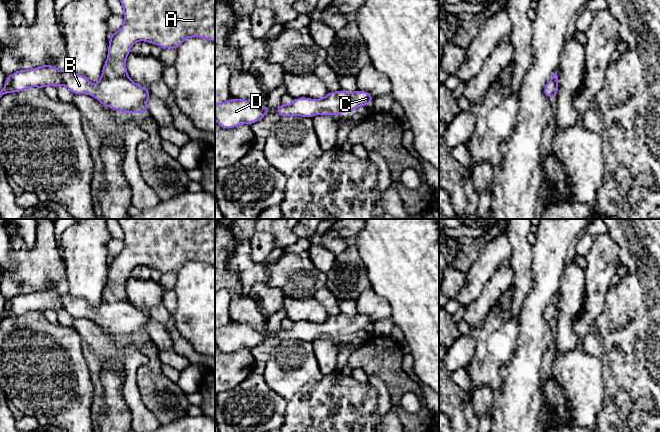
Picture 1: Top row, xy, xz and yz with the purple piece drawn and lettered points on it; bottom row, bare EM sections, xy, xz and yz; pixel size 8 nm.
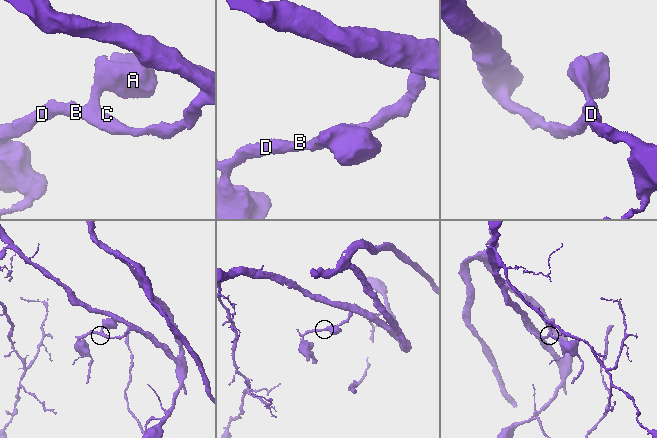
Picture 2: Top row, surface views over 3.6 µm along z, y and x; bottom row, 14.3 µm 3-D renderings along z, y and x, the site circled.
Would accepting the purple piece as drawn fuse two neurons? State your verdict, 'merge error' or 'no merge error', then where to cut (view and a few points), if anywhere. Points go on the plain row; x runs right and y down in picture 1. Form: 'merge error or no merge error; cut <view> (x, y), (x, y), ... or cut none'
no merge error; cut none

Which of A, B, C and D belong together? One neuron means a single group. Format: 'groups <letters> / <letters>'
groups A B C D

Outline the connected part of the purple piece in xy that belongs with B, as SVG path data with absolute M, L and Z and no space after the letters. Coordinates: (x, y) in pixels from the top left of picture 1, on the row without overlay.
M118 219L124 232L124 249L110 258L108 281L102 293L100 305L92 309L84 299L67 294L61 296L55 289L42 289L33 293L19 294L5 302L0 322L11 316L21 316L29 311L44 312L65 309L73 318L87 318L95 321L102 329L130 339L142 336L149 338L146 330L151 317L147 312L134 307L128 300L126 281L137 265L158 268L163 274L178 273L189 261L206 262L215 266L215 219Z

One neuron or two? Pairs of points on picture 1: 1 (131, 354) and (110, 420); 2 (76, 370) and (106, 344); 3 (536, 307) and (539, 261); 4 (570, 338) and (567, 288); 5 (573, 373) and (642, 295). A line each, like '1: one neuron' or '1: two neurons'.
1: two neurons
2: two neurons
3: one neuron
4: one neuron
5: two neurons

